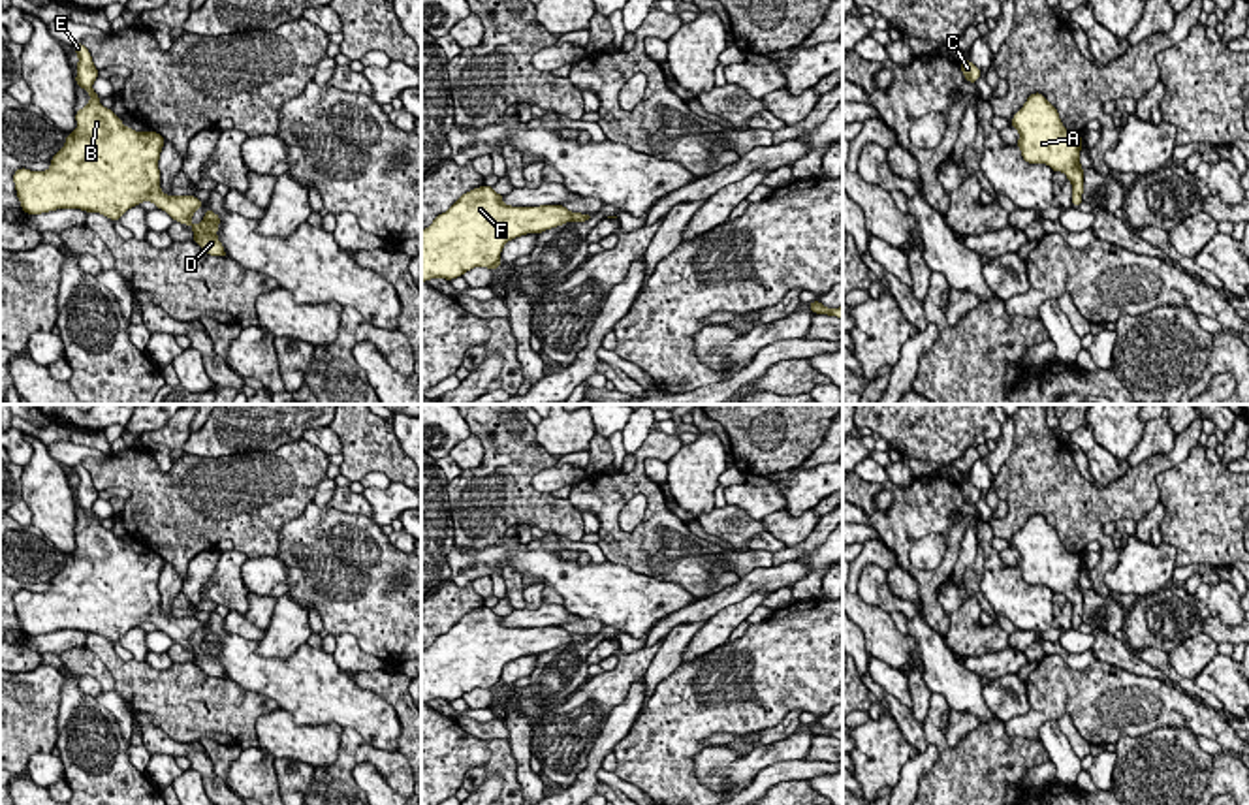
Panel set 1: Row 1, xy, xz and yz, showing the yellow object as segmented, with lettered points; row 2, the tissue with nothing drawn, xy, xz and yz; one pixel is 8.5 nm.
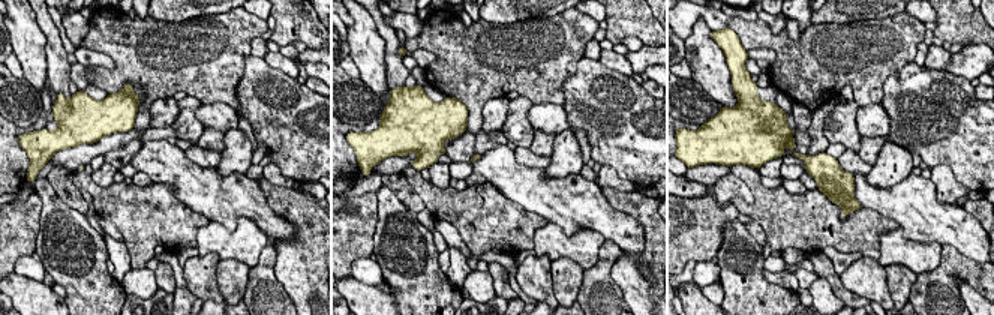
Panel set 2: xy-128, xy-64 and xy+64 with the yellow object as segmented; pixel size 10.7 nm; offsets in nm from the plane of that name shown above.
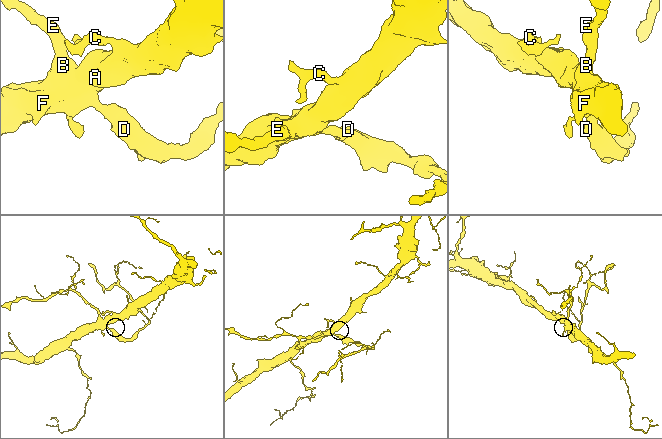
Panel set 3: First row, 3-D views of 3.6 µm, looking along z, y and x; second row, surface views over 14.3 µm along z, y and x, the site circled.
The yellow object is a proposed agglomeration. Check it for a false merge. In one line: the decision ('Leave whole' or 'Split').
Leave whole

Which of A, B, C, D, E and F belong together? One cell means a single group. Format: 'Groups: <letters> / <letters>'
Groups: A B C D E F

